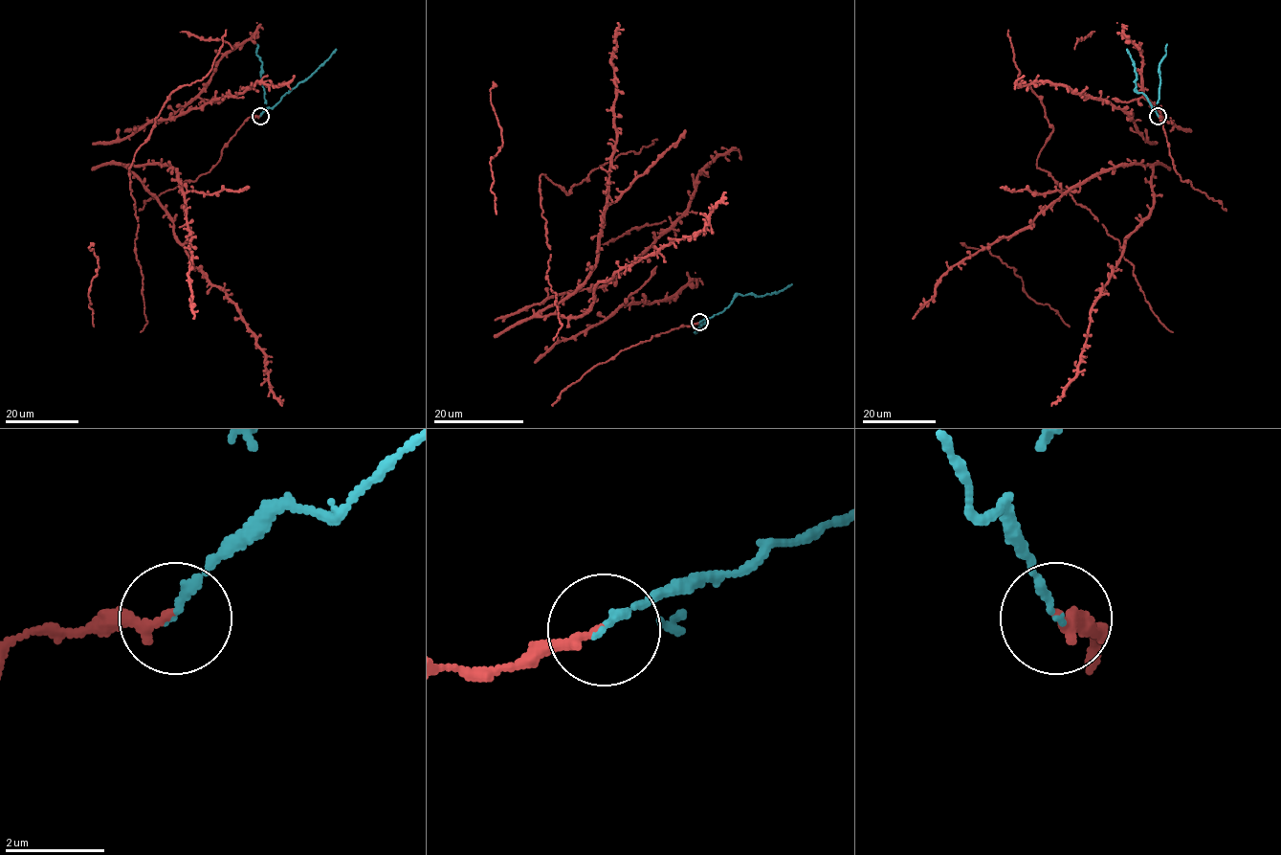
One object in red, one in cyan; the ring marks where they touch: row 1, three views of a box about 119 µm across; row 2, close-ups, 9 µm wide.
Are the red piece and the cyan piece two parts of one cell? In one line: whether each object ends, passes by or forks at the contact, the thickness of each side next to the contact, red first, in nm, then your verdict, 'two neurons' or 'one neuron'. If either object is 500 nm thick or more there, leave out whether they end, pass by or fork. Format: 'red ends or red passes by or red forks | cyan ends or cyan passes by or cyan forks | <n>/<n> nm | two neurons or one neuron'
red ends | cyan ends | 200/150 nm | one neuron

